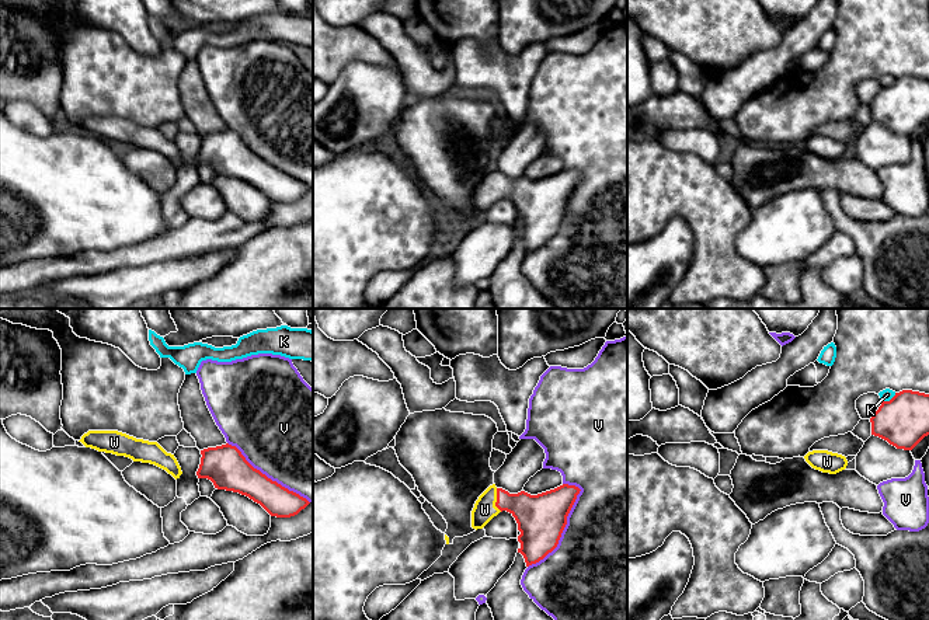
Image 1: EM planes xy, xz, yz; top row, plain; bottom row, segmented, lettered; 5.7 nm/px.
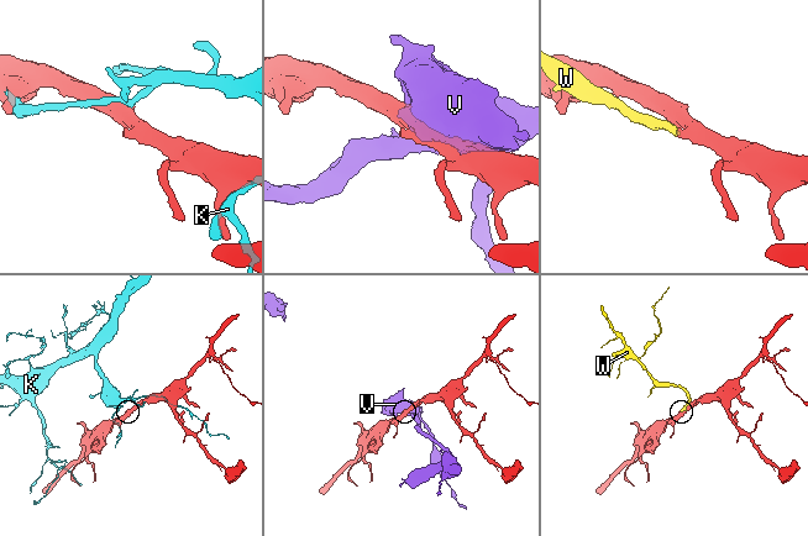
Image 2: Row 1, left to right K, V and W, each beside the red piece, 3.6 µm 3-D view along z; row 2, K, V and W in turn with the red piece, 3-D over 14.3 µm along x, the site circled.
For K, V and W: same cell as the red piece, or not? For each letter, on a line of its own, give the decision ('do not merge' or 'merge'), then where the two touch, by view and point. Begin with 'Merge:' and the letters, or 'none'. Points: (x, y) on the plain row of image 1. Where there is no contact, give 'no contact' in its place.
Merge: W
K: do not merge | yz (890, 86)
V: do not merge | xz (563, 215)
W: merge | xz (497, 185)

